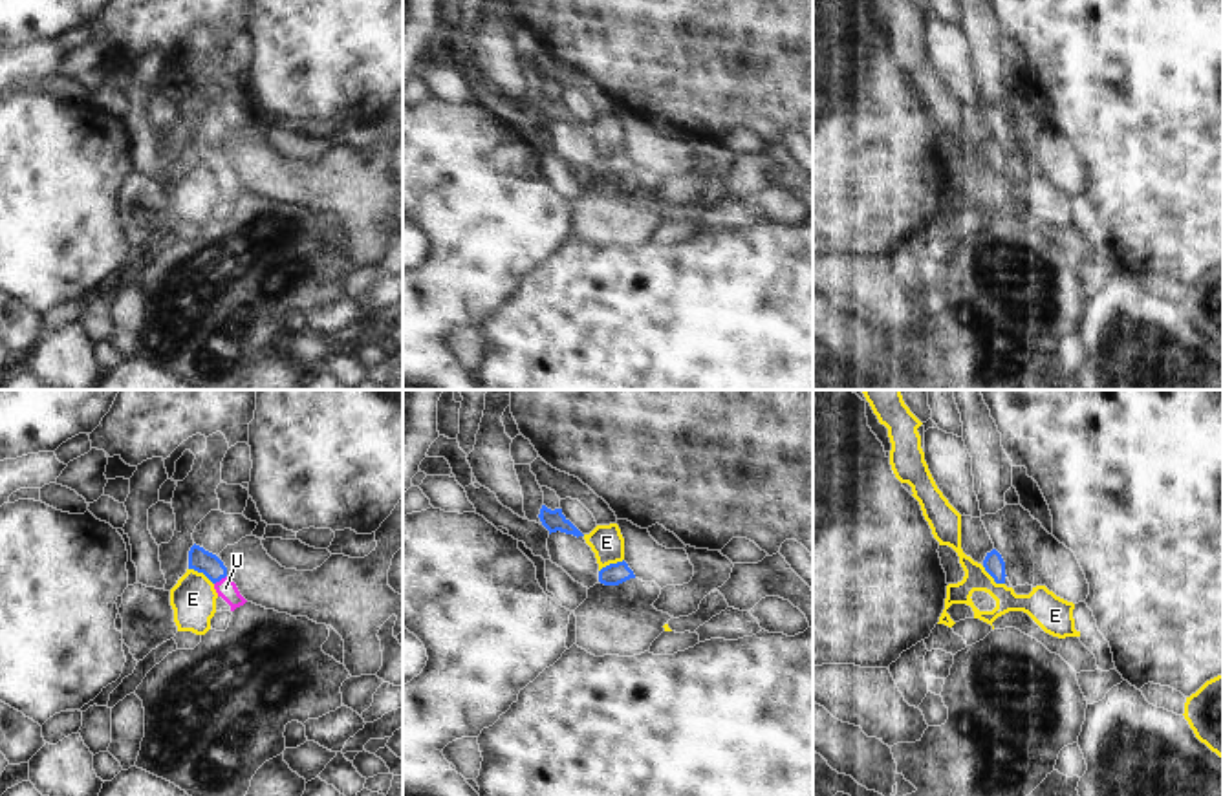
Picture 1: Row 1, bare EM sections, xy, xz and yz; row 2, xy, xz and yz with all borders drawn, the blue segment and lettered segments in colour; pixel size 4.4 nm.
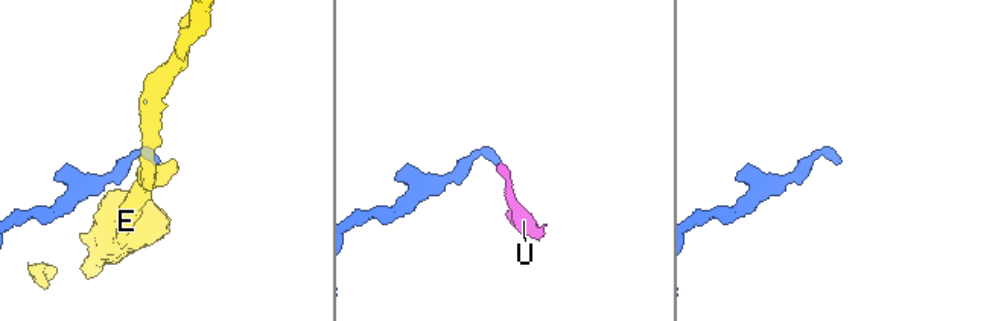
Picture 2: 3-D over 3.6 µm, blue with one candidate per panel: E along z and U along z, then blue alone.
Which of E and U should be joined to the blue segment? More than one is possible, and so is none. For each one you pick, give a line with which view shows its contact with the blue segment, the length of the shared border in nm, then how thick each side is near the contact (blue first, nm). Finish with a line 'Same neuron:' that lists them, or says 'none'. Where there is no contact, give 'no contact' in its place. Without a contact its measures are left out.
U: meets blue in xy; contact 70 nm long; 100 nm thick on the blue side, 90 nm on the other
Same neuron: U

